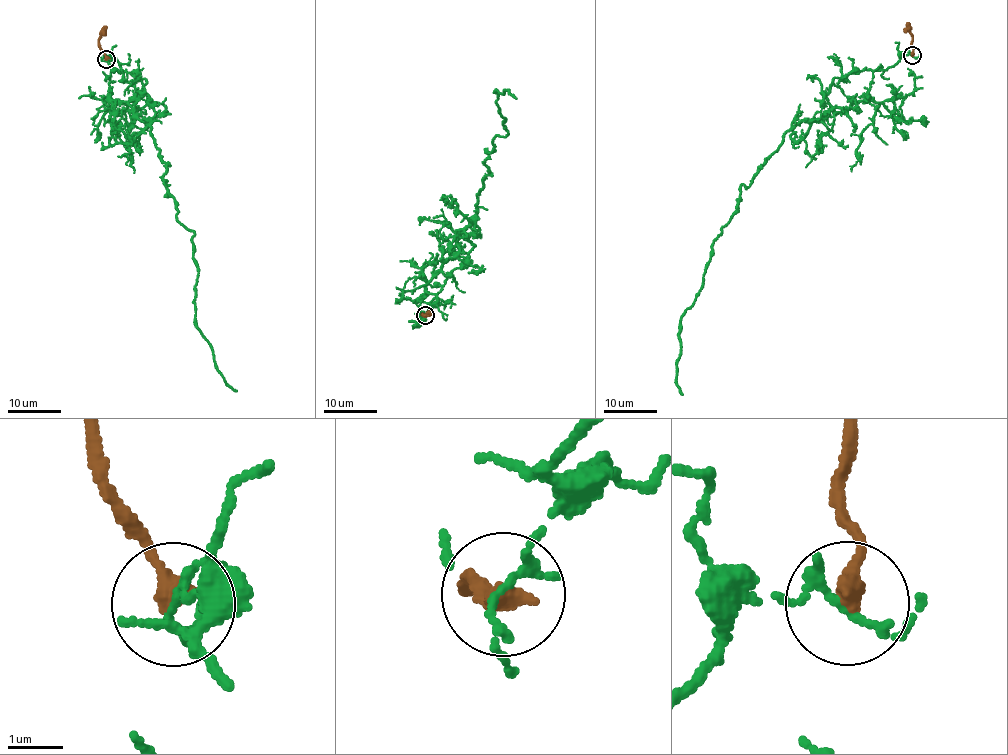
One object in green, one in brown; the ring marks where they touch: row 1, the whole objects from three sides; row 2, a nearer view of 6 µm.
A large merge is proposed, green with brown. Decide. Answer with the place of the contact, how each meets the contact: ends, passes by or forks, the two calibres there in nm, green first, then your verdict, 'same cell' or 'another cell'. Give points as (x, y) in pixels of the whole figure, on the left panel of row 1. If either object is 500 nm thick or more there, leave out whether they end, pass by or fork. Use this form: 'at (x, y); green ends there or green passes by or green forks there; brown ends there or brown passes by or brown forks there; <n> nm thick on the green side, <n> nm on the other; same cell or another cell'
at (106, 59); green passes by; brown ends there; 130 nm thick on the green side, 360 nm on the other; another cell

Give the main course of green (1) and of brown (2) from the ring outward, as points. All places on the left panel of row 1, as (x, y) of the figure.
1: (106, 59), (145, 80), (162, 181), (176, 218), (194, 233), (197, 328), (236, 391)
2: (106, 59), (99, 38), (106, 25)

